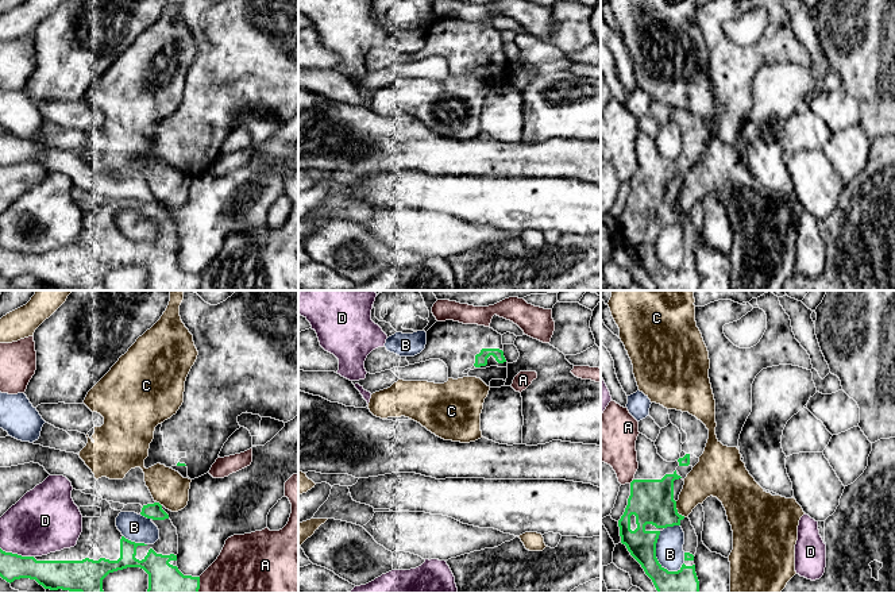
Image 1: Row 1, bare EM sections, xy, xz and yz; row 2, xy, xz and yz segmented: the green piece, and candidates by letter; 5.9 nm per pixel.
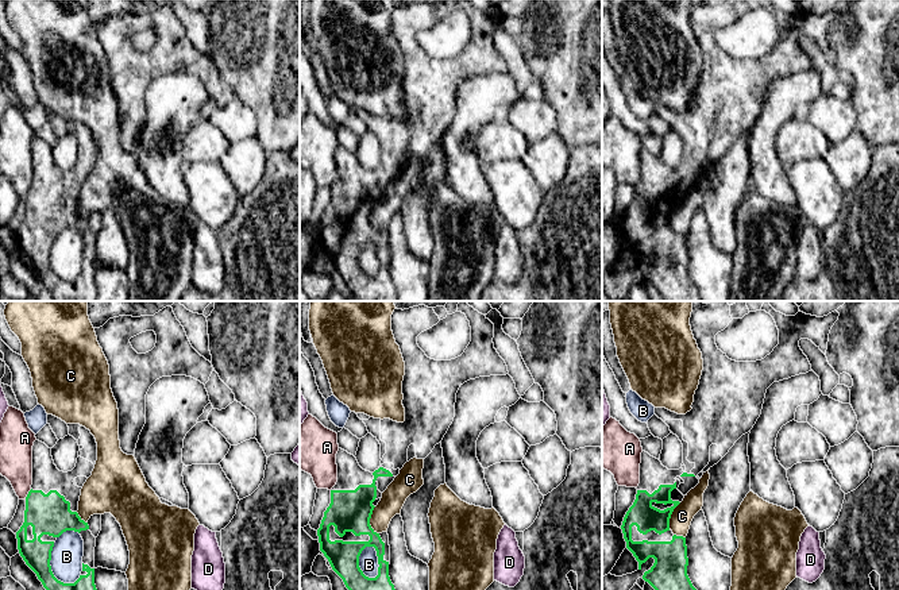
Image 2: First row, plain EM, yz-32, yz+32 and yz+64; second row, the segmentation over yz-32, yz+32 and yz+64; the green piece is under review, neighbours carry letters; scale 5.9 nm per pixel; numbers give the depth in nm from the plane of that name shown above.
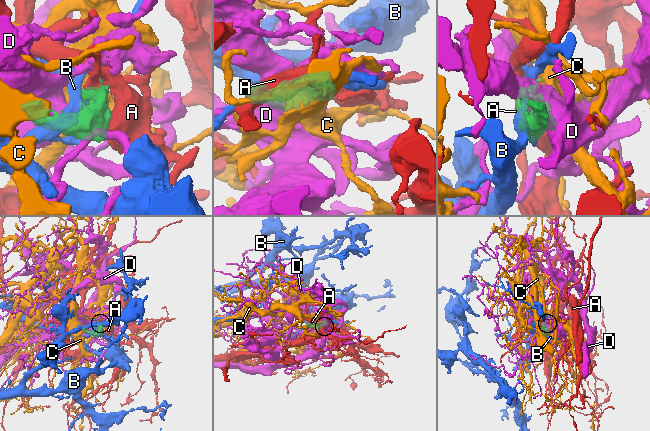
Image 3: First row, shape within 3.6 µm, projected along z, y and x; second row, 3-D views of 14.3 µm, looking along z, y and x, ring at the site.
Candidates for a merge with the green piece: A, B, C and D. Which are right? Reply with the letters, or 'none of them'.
none of them

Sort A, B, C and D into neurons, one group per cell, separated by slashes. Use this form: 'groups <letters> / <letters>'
groups A / B / C / D

